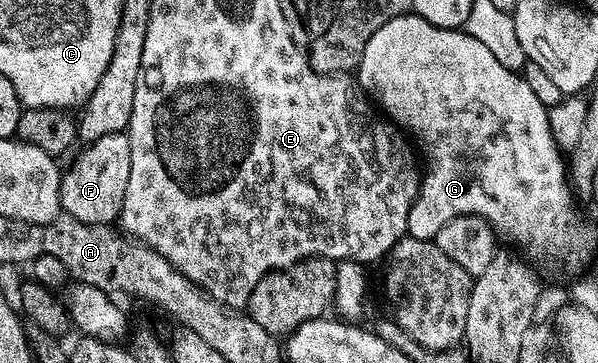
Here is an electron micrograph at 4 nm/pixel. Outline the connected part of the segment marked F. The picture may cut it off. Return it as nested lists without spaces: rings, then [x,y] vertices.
[[[124,132],[109,133],[97,141],[86,144],[83,152],[71,163],[71,168],[62,172],[59,181],[59,206],[62,214],[73,217],[77,221],[85,221],[89,225],[111,225],[116,222],[121,213],[121,205],[125,201],[125,188],[129,186],[129,165],[131,150]]]

